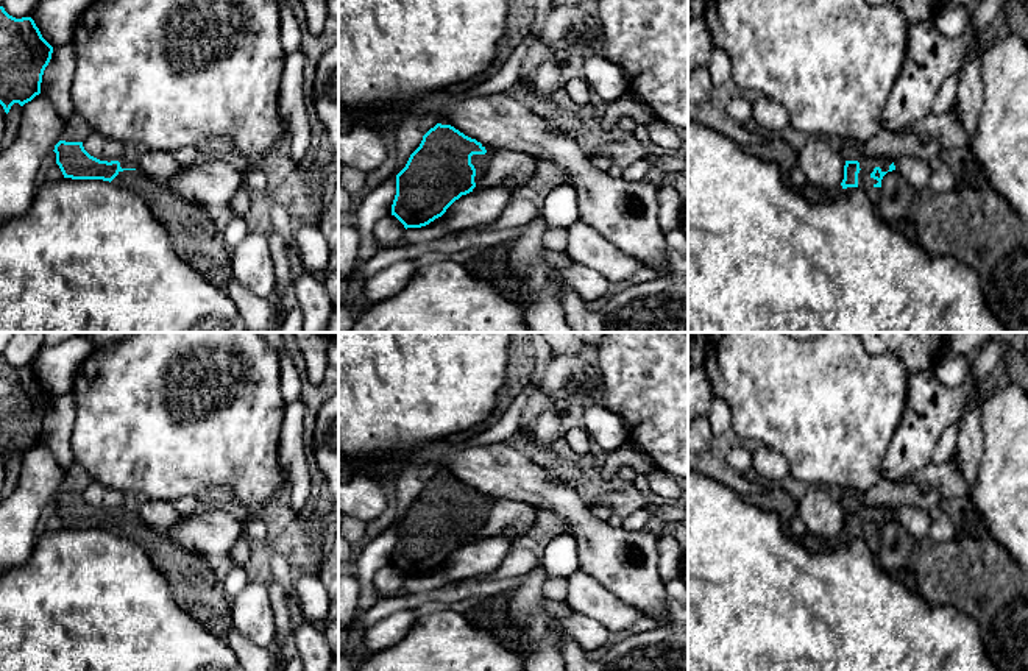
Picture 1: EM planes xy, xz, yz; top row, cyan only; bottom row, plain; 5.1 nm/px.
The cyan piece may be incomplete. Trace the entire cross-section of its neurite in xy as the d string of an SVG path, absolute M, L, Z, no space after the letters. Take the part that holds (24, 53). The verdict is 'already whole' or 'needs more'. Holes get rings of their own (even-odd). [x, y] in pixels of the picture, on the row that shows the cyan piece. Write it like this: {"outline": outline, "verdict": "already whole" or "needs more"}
{"outline": "M0 6L0 105L8 114L14 103L23 106L41 94L45 67L53 47L42 37L31 17L16 19Z", "verdict": "already whole"}

